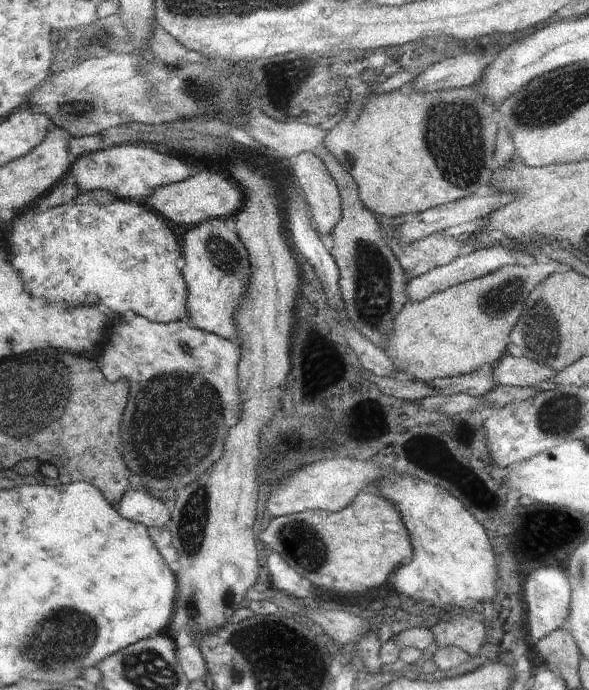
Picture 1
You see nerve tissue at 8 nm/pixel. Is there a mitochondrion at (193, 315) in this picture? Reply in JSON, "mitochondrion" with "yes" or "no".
{"mitochondrion":"no"}

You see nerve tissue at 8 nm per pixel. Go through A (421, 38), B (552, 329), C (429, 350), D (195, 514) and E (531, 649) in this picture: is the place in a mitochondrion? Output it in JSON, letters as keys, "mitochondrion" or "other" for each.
{"A":"other","B":"mitochondrion","C":"other","D":"mitochondrion","E":"other"}

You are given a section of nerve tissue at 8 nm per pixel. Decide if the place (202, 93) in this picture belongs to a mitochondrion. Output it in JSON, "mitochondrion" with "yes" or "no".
{"mitochondrion":"yes"}

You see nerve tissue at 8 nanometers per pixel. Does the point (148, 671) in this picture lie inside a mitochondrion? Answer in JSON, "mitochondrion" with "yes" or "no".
{"mitochondrion":"yes"}

